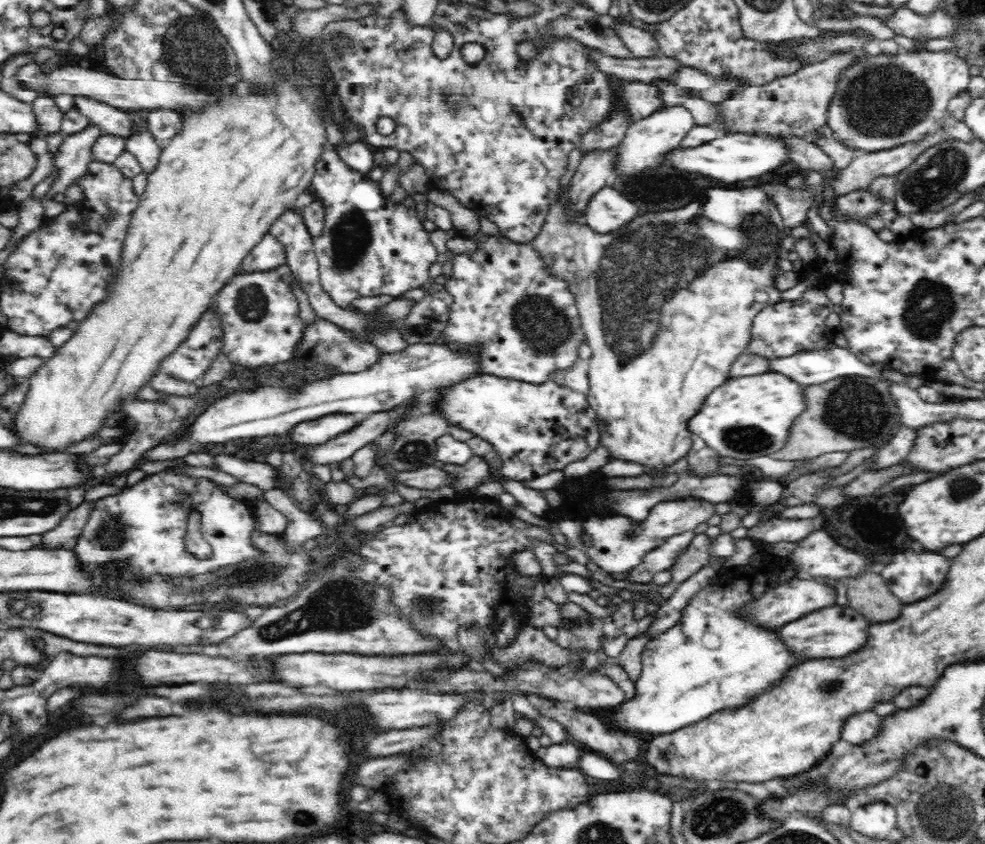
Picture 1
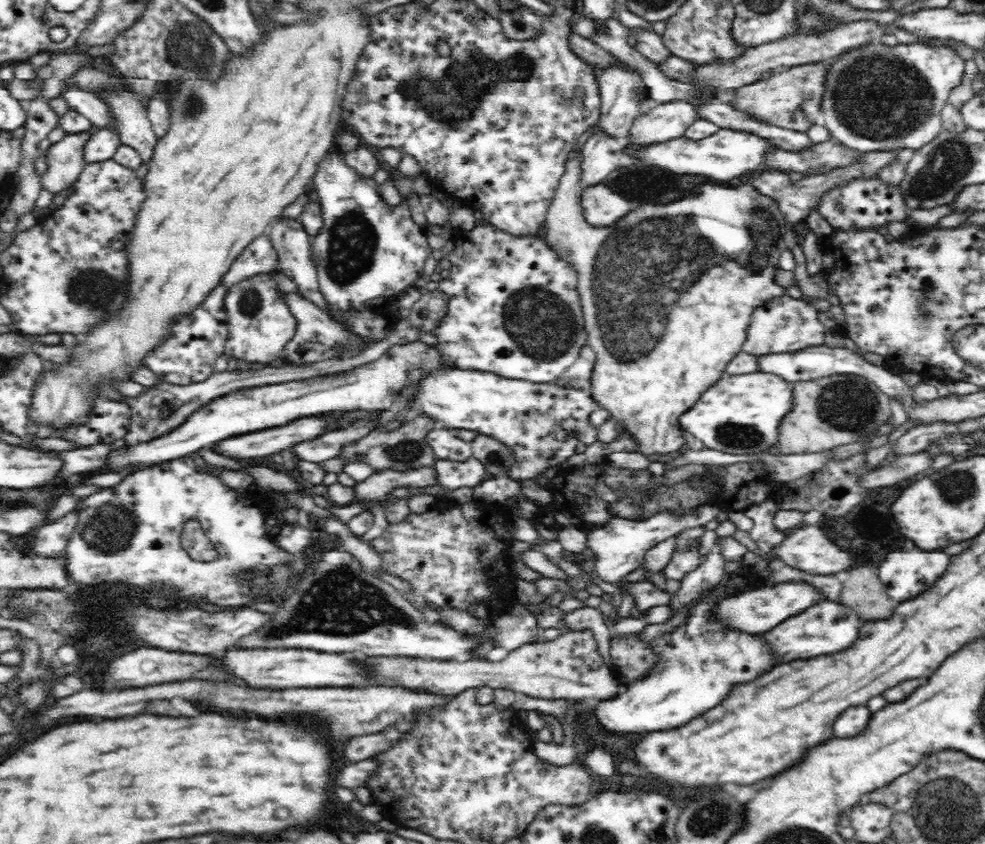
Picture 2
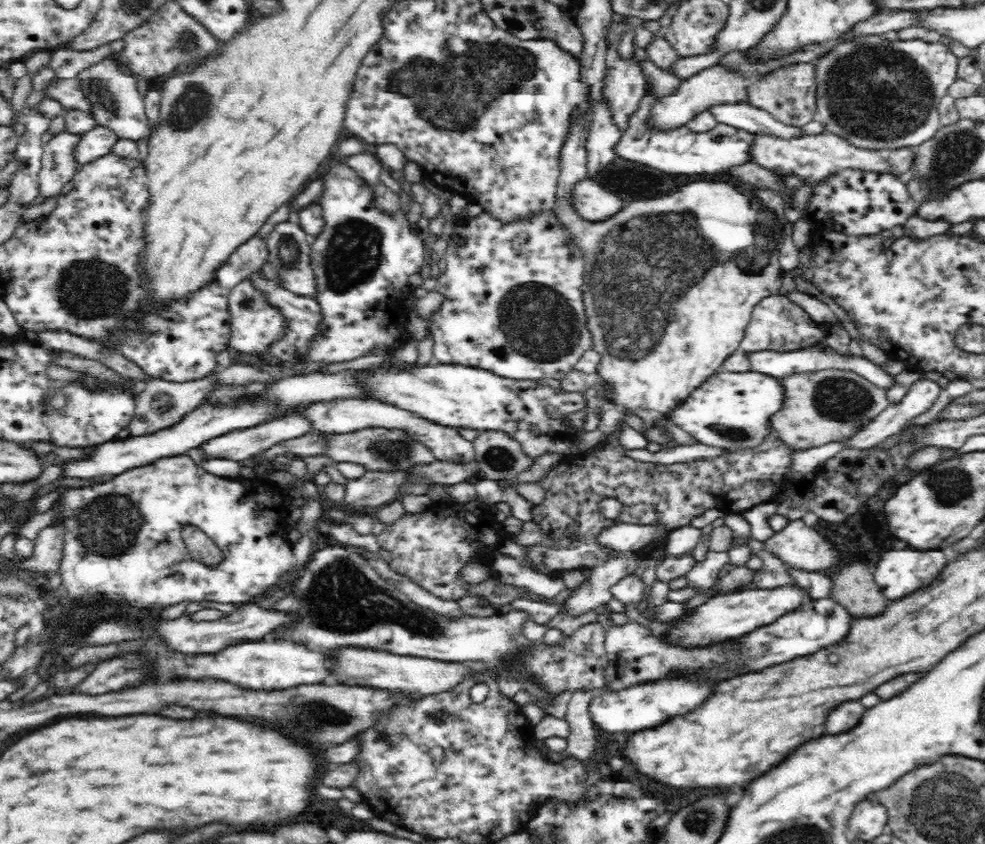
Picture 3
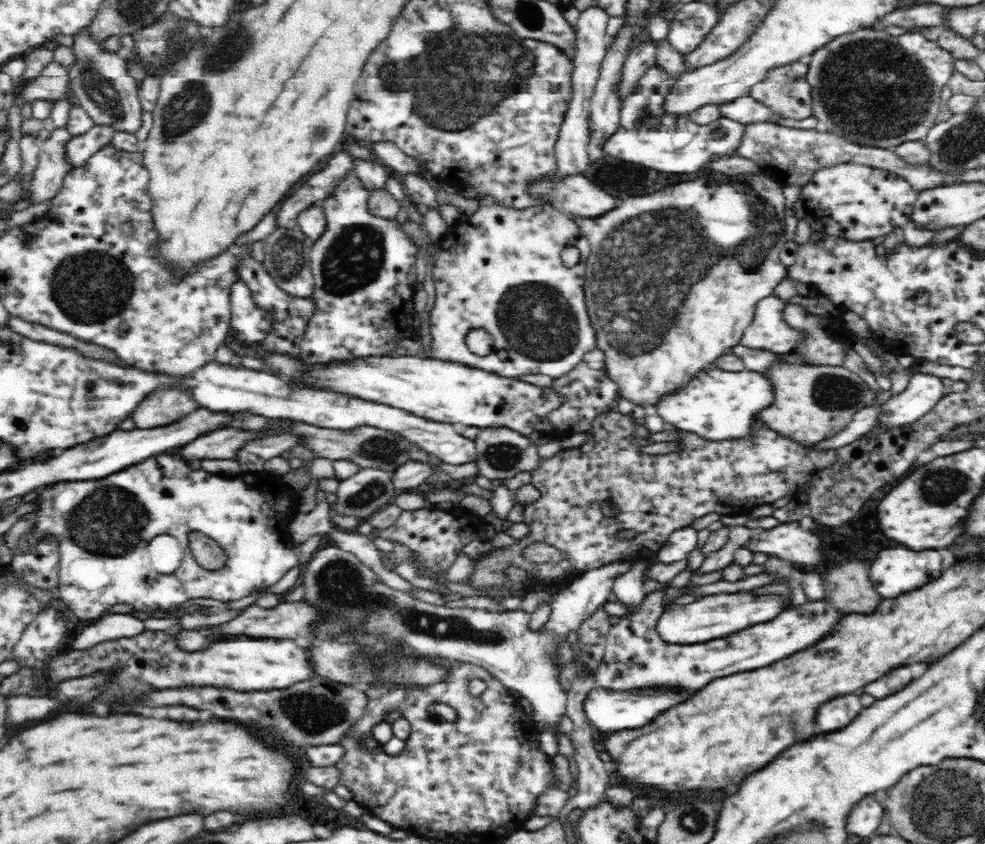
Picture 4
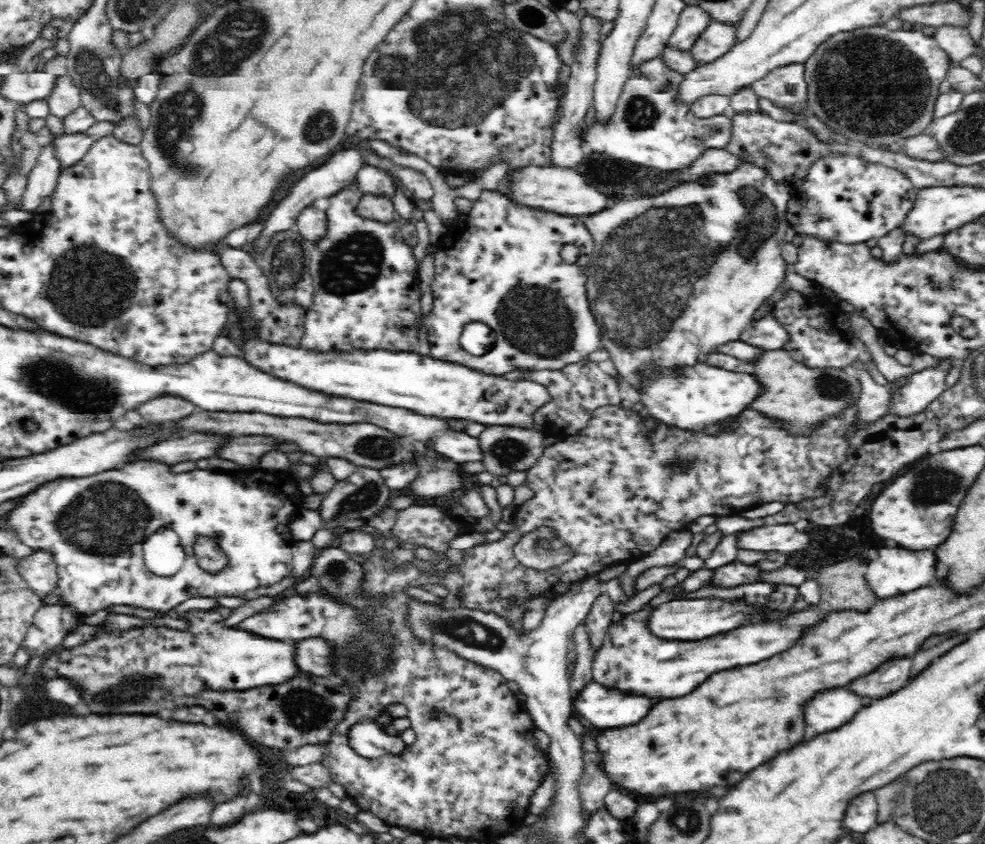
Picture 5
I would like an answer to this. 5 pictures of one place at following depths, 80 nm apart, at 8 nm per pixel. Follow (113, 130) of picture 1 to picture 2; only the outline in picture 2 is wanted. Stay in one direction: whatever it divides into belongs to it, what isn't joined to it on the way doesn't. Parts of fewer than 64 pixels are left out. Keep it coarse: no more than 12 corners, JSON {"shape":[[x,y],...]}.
{"shape":[[78,83],[59,96],[94,127],[111,128],[108,107]]}

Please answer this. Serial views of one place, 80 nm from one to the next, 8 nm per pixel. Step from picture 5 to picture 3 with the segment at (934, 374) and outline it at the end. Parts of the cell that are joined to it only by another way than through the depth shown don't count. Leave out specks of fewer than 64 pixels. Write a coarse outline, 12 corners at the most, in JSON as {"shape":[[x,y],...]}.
{"shape":[[923,375],[846,448],[866,450],[898,434],[938,400],[940,386]]}

